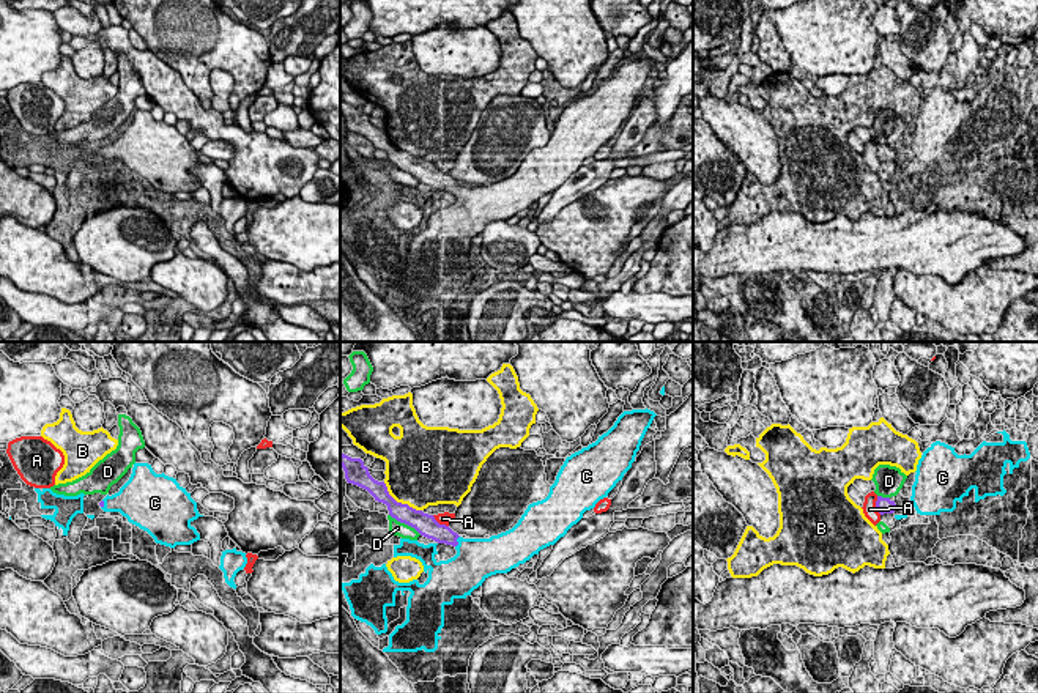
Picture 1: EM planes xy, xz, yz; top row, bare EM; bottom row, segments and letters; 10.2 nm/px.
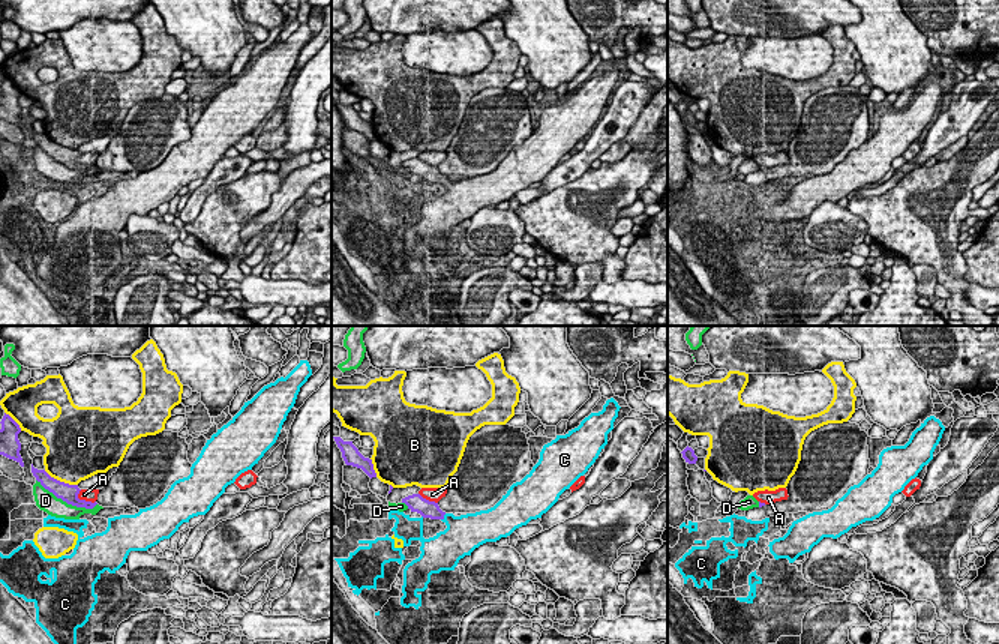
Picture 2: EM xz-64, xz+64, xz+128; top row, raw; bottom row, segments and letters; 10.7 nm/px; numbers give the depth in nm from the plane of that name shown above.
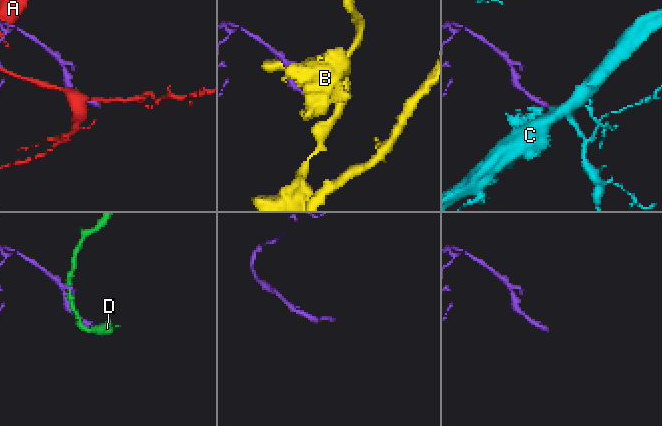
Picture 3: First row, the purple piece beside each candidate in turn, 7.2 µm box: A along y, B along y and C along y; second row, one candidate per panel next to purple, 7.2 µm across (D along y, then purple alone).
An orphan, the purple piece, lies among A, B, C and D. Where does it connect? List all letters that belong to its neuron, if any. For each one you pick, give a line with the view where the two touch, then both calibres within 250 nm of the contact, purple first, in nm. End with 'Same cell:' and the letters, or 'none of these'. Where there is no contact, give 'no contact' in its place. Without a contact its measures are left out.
C: xz | 190/420 nm
Same cell: C

